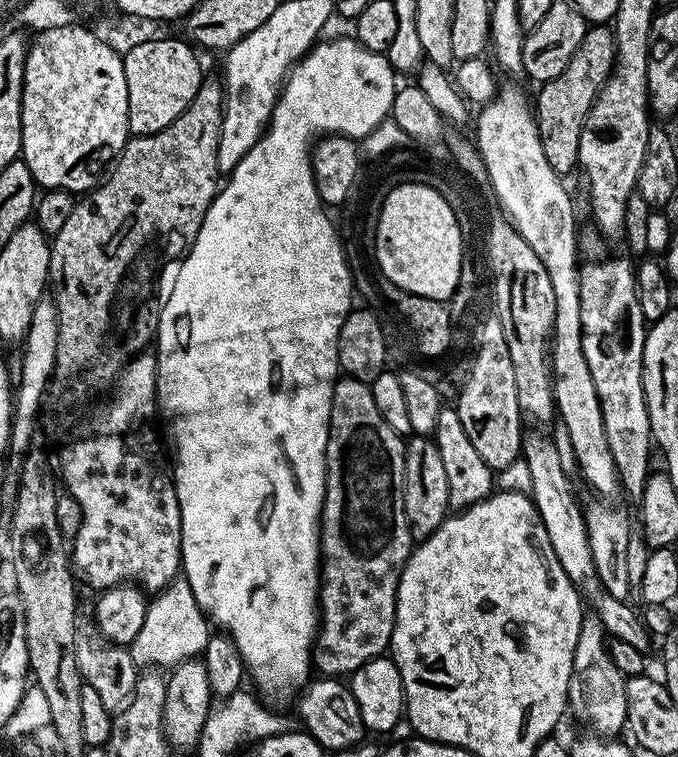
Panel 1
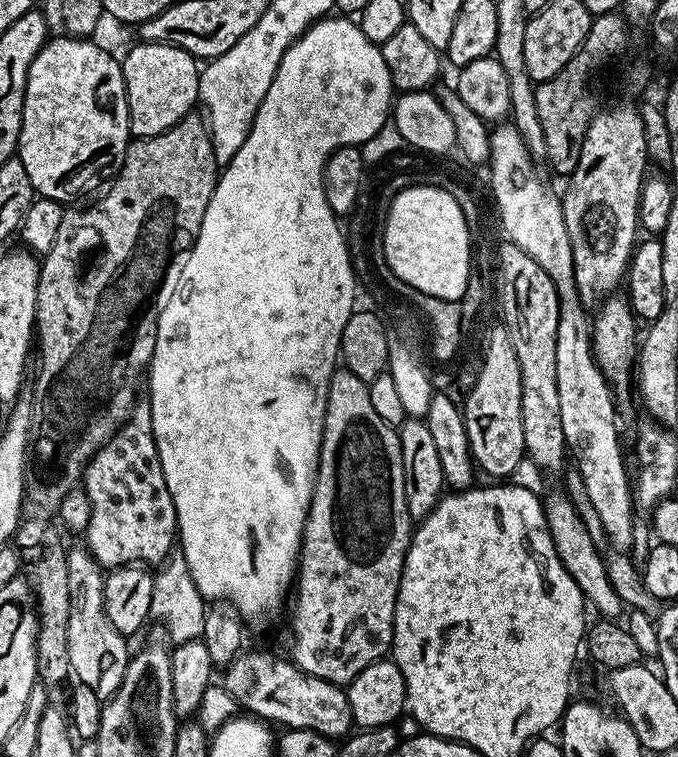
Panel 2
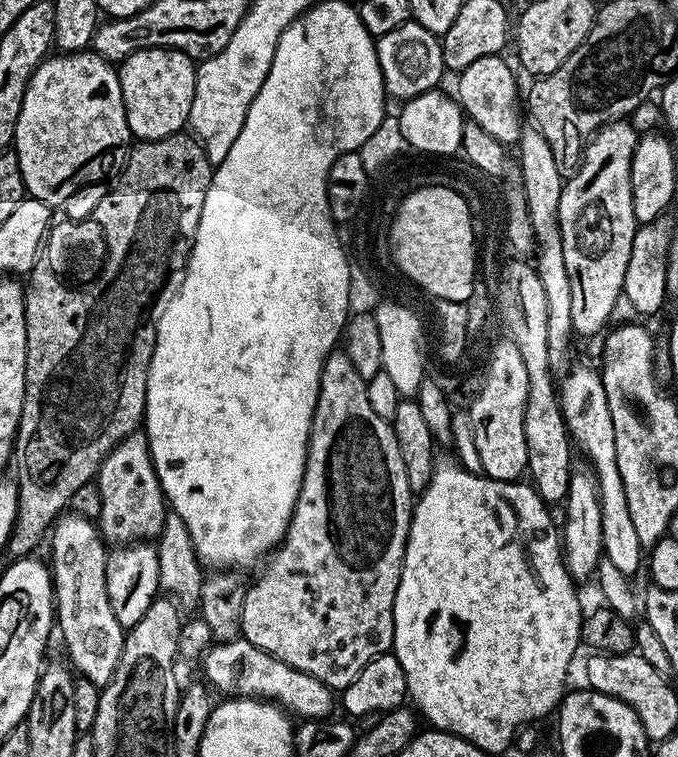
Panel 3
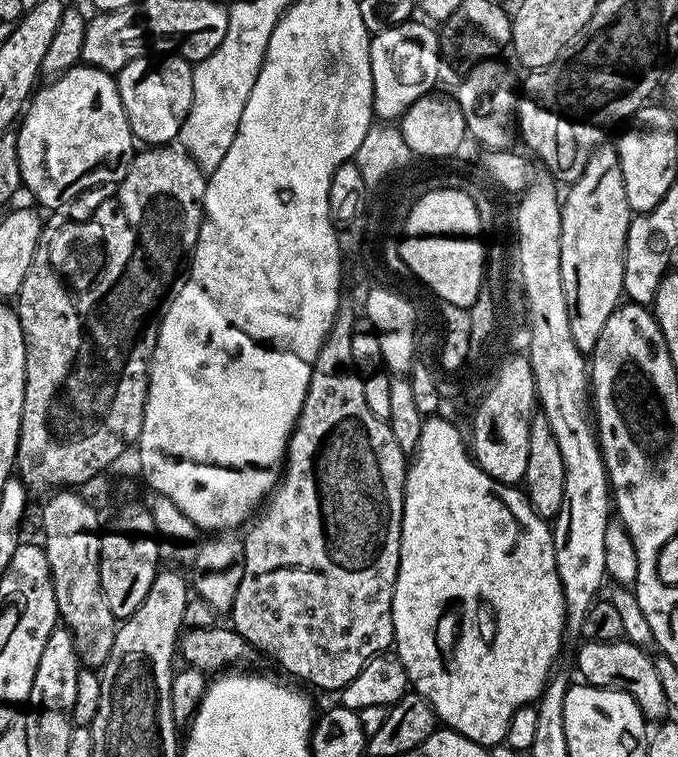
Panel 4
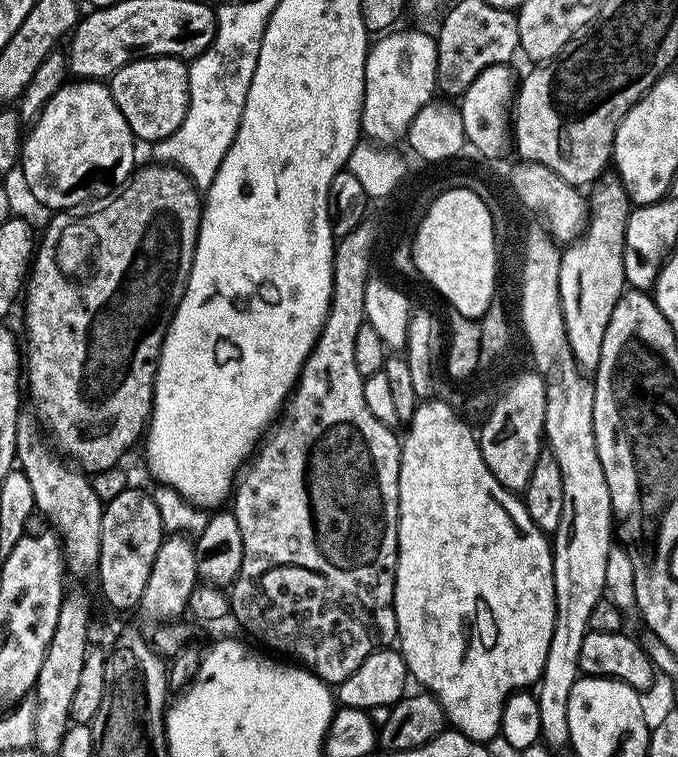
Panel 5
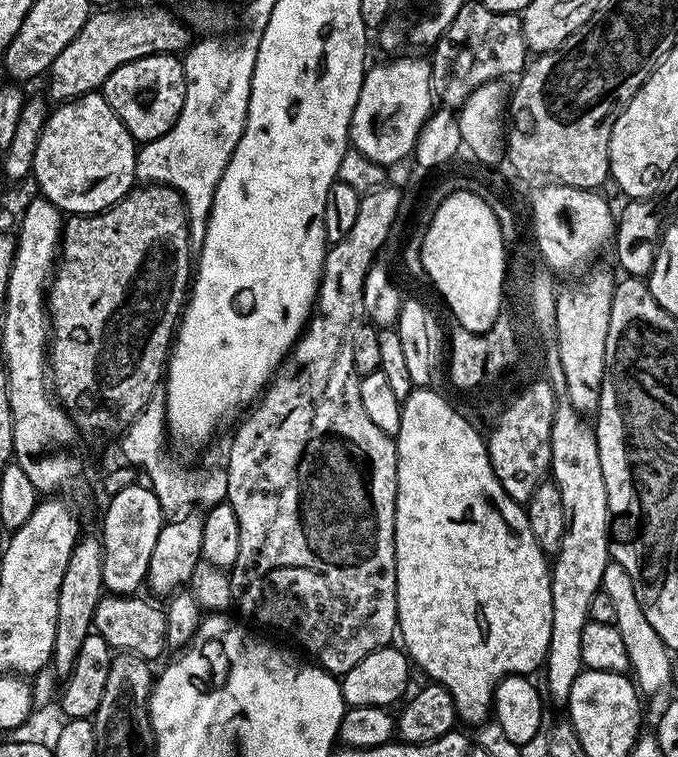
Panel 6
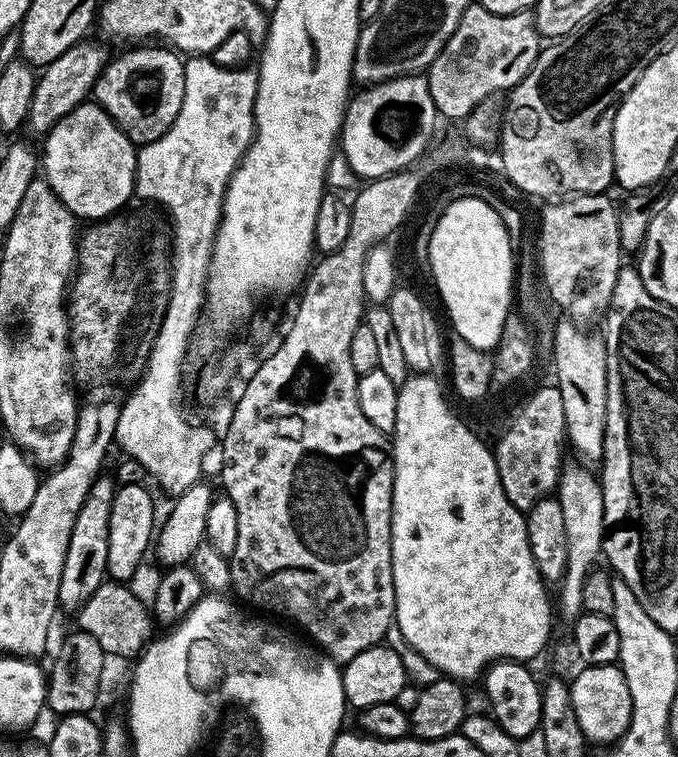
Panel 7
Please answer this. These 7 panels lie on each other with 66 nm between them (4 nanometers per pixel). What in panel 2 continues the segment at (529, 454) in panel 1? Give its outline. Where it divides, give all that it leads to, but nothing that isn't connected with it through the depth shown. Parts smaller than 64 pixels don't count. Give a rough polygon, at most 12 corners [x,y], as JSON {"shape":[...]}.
{"shape":[[543,501],[560,560],[604,618],[622,603],[576,508]]}

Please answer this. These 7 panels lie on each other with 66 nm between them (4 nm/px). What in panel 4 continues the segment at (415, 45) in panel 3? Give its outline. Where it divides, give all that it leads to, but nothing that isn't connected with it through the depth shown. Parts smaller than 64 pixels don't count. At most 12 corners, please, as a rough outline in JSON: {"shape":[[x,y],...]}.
{"shape":[[409,22],[370,40],[372,111],[396,122],[440,76],[440,37]]}

